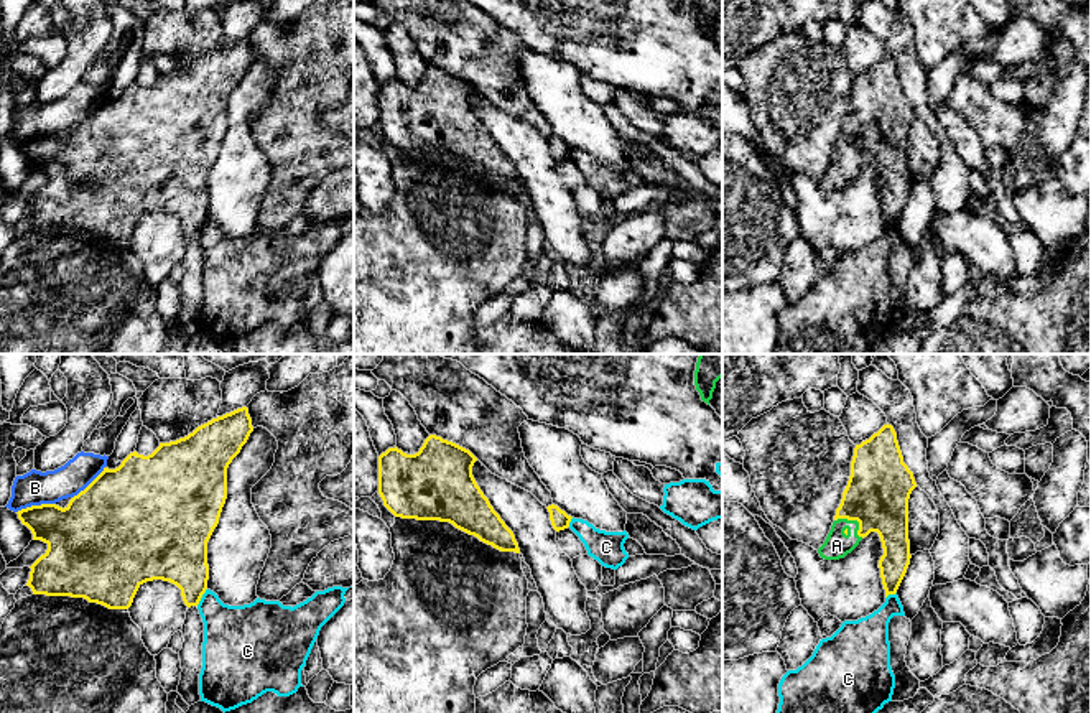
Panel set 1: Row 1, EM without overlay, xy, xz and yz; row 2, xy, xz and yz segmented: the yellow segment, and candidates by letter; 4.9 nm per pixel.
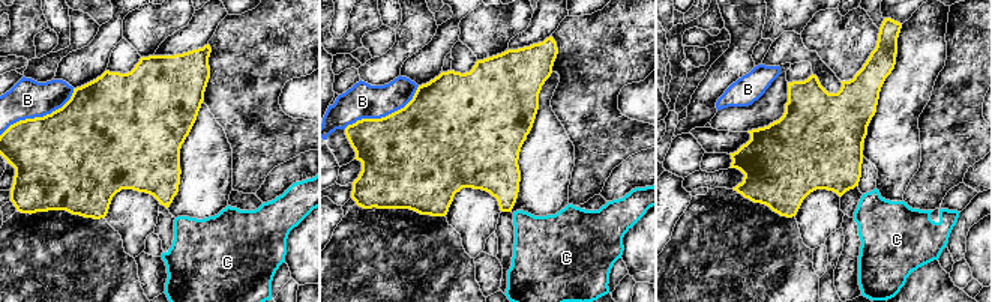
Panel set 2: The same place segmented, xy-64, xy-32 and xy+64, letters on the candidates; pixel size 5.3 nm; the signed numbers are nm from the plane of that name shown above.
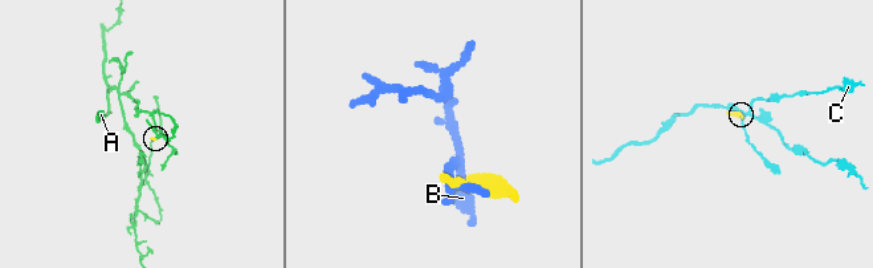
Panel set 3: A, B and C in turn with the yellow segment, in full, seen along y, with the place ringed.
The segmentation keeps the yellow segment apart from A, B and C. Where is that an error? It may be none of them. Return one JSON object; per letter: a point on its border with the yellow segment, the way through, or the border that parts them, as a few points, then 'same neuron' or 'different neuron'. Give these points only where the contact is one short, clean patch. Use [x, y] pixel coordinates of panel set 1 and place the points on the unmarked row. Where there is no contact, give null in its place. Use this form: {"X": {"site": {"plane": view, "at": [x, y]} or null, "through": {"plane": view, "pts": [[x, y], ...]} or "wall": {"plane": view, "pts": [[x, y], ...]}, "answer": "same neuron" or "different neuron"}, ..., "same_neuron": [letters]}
{"A": {"site": {"plane": "yz", "at": [854, 150]}, "through": {"plane": "yz", "pts": [[877, 124], [854, 150], [848, 165], [836, 177]]}, "answer": "same neuron"}, "B": {"site": {"plane": "xy", "at": [35, 137]}, "answer": "different neuron"}, "C": {"site": {"plane": "xy", "at": [201, 228]}, "wall": {"plane": "xy", "pts": [[206, 219], [196, 236]]}, "answer": "different neuron"}, "same_neuron": ["A"]}

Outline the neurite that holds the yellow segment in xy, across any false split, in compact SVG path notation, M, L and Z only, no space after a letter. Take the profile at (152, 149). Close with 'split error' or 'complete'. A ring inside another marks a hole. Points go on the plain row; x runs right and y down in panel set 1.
M242 38L197 58L148 87L130 84L118 99L104 102L63 140L56 135L18 142L33 171L48 176L30 199L33 226L84 229L109 240L128 240L138 219L163 211L181 221L188 239L207 221L207 173L227 130L227 99L253 63Z; complete

